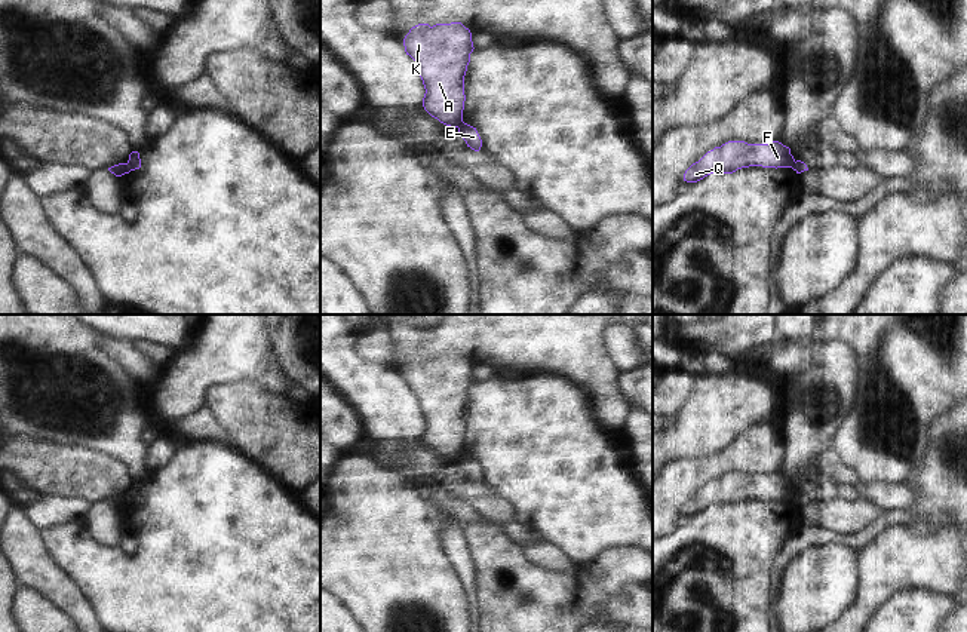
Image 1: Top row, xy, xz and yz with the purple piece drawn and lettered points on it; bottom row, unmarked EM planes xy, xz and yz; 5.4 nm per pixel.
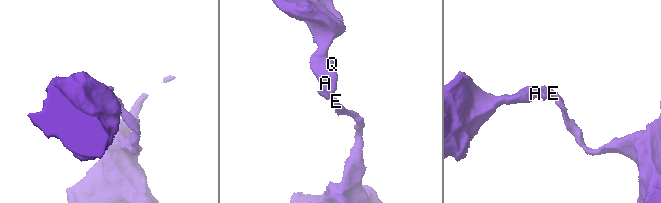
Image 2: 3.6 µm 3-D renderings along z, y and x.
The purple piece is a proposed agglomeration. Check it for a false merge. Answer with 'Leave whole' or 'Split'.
Split.

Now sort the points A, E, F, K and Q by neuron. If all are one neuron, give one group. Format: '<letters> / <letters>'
A F K Q / E

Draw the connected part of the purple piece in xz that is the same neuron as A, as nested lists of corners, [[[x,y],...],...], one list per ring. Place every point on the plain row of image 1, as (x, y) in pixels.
[[[461,355],[418,356],[409,362],[403,371],[406,387],[415,395],[423,412],[426,426],[423,430],[424,442],[440,455],[458,460],[463,454],[464,442],[464,408],[473,384],[472,365]]]

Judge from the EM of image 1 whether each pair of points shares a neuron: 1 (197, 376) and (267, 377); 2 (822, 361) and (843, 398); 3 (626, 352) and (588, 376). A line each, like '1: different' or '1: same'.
1: same
2: same
3: different

